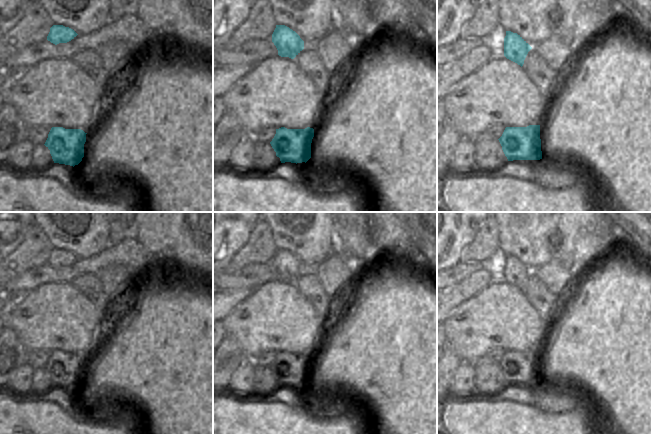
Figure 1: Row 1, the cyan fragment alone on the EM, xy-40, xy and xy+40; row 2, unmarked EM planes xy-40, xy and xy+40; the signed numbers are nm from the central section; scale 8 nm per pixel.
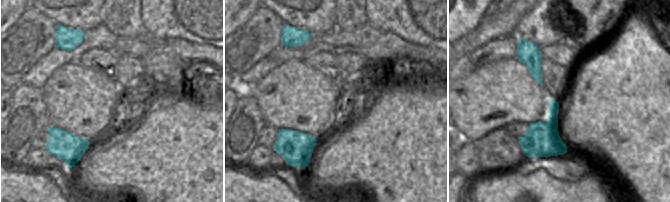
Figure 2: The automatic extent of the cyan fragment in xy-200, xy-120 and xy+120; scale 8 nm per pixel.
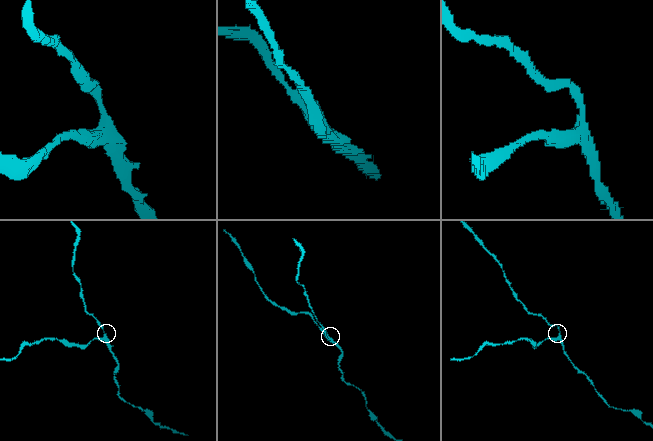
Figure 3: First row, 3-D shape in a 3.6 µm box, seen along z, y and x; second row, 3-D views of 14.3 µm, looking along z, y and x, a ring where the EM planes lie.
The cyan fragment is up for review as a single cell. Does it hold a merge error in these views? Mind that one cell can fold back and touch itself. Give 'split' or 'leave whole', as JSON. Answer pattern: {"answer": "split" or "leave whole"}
{"answer": "split"}

